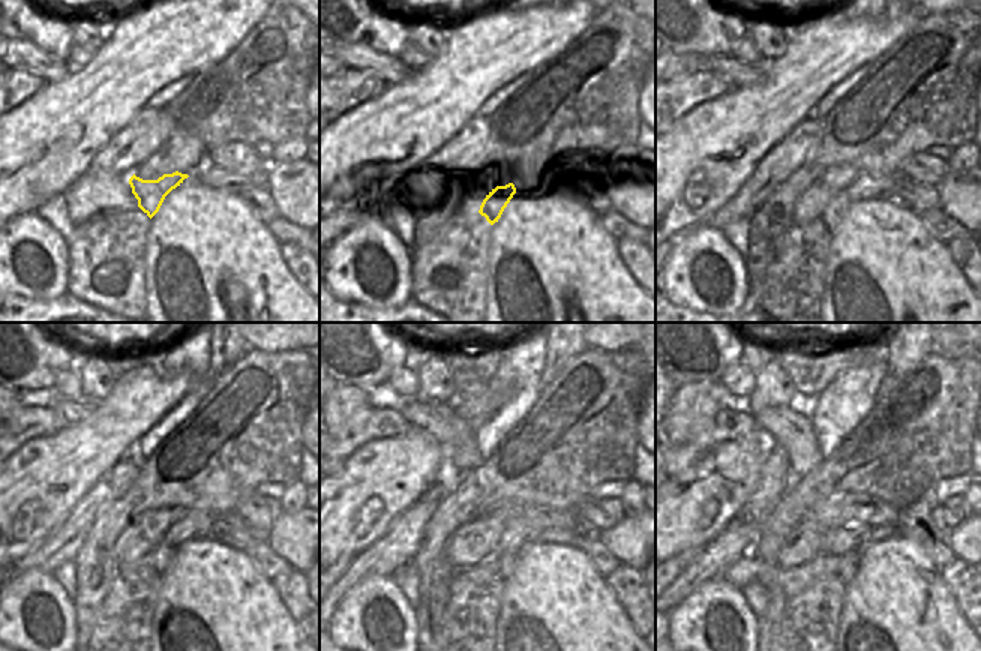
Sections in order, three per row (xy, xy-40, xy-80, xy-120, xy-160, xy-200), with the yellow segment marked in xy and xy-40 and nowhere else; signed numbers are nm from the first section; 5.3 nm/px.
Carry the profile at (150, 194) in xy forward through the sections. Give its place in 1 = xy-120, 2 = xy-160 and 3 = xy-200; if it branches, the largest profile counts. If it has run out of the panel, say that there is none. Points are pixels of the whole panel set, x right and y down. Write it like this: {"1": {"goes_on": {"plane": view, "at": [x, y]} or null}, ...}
{"1": {"goes_on": {"plane": "xy-120", "at": [164, 552]}}, "2": {"goes_on": {"plane": "xy-160", "at": [507, 561]}}, "3": {"goes_on": {"plane": "xy-200", "at": [849, 561]}}}

